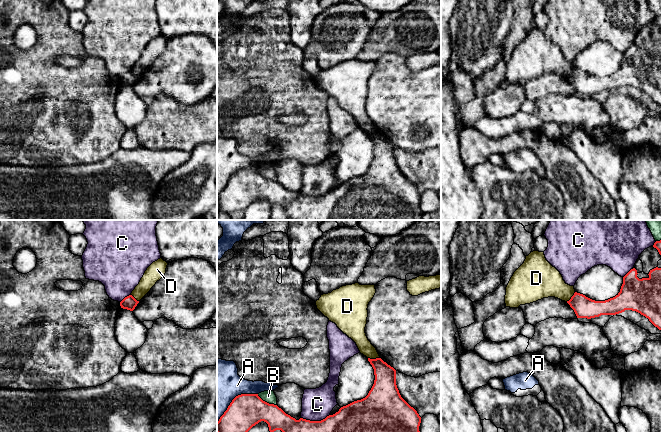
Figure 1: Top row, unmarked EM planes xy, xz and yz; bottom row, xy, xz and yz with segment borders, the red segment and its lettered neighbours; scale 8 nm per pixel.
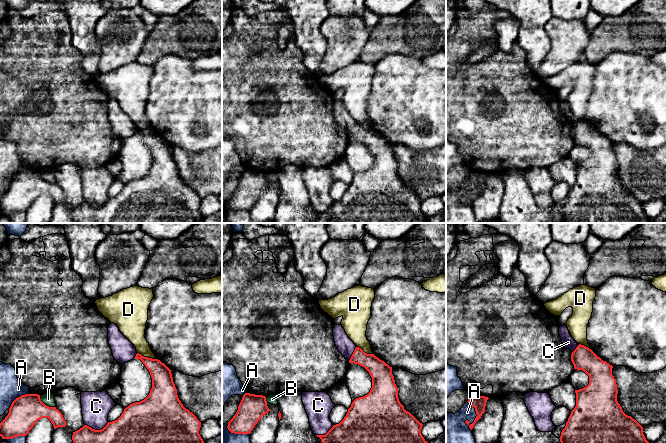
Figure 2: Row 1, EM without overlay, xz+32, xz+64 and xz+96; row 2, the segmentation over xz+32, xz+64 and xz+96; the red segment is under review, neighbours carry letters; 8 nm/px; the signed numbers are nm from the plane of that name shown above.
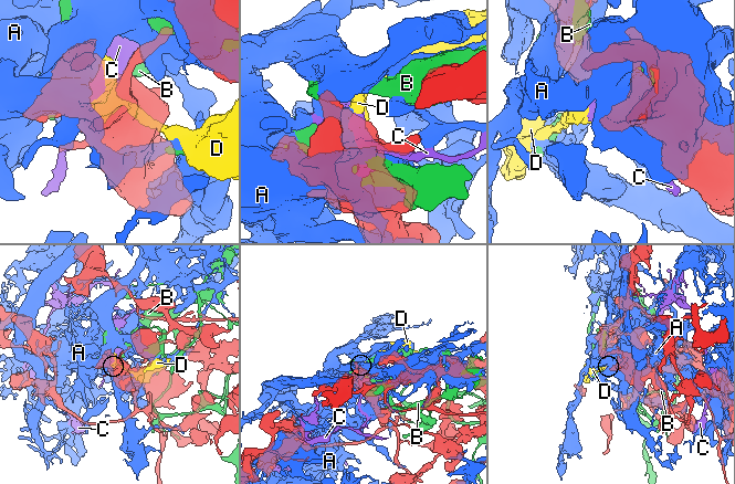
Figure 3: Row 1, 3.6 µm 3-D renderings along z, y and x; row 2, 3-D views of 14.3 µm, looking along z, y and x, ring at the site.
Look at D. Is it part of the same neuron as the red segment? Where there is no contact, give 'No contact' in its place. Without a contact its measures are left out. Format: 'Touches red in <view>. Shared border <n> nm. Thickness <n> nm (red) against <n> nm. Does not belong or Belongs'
Touches red in xz. Shared border 100 nm. Thickness 190 nm (red) against 130 nm. Does not belong

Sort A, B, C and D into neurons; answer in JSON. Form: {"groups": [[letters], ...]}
{"groups": [["A"], ["B", "C"], ["D"]]}

